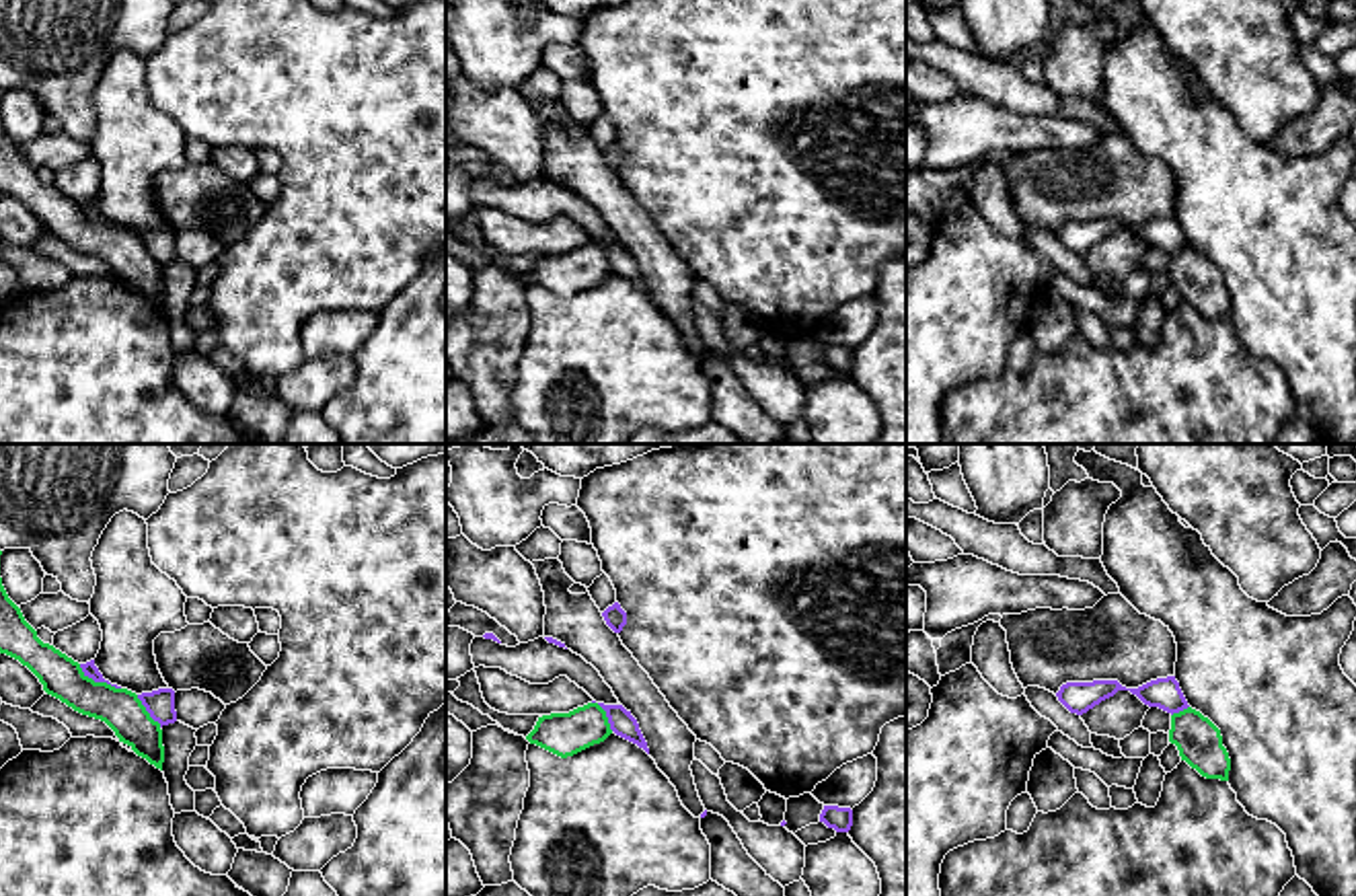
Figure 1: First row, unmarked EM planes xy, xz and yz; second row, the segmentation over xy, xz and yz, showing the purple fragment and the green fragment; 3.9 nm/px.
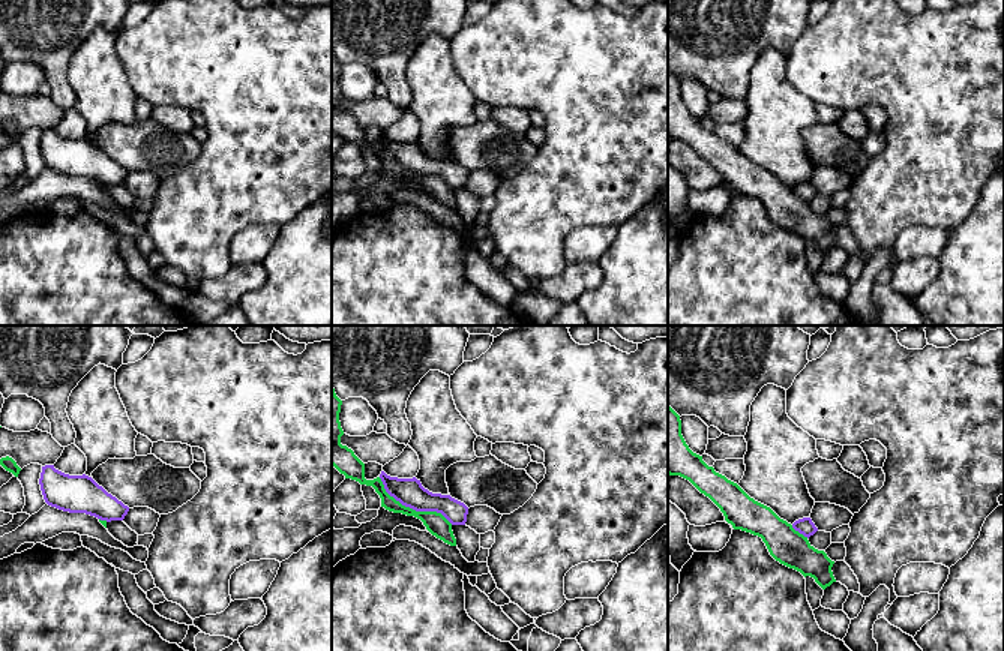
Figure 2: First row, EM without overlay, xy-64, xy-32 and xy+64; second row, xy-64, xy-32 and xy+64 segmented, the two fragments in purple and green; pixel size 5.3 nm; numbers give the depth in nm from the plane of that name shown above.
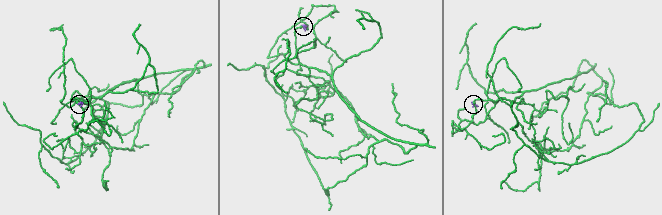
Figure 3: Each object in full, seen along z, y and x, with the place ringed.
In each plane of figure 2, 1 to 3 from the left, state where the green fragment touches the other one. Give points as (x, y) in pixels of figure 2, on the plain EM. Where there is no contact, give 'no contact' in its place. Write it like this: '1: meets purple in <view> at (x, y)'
1: meets purple in xy-64 at (104, 183)
2: meets purple in xy-32 at (413, 173)
3: meets purple in xy+64 at (800, 197)

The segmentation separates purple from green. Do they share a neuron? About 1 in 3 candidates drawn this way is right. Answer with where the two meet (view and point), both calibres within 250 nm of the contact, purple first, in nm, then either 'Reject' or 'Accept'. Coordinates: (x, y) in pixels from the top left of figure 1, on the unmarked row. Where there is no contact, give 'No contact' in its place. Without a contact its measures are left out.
Touches purple at xy (99, 220). Thickness 60 nm (purple) against 160 nm. Reject

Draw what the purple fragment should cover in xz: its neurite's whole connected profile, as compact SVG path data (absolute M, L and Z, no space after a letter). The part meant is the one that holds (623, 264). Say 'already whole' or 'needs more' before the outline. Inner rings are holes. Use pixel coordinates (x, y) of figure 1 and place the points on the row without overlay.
already whole | M598 242L598 245L606 251L610 269L616 275L637 284L649 294L647 282L639 269L637 259L631 255L631 251L627 251L623 245L604 245L604 242Z

